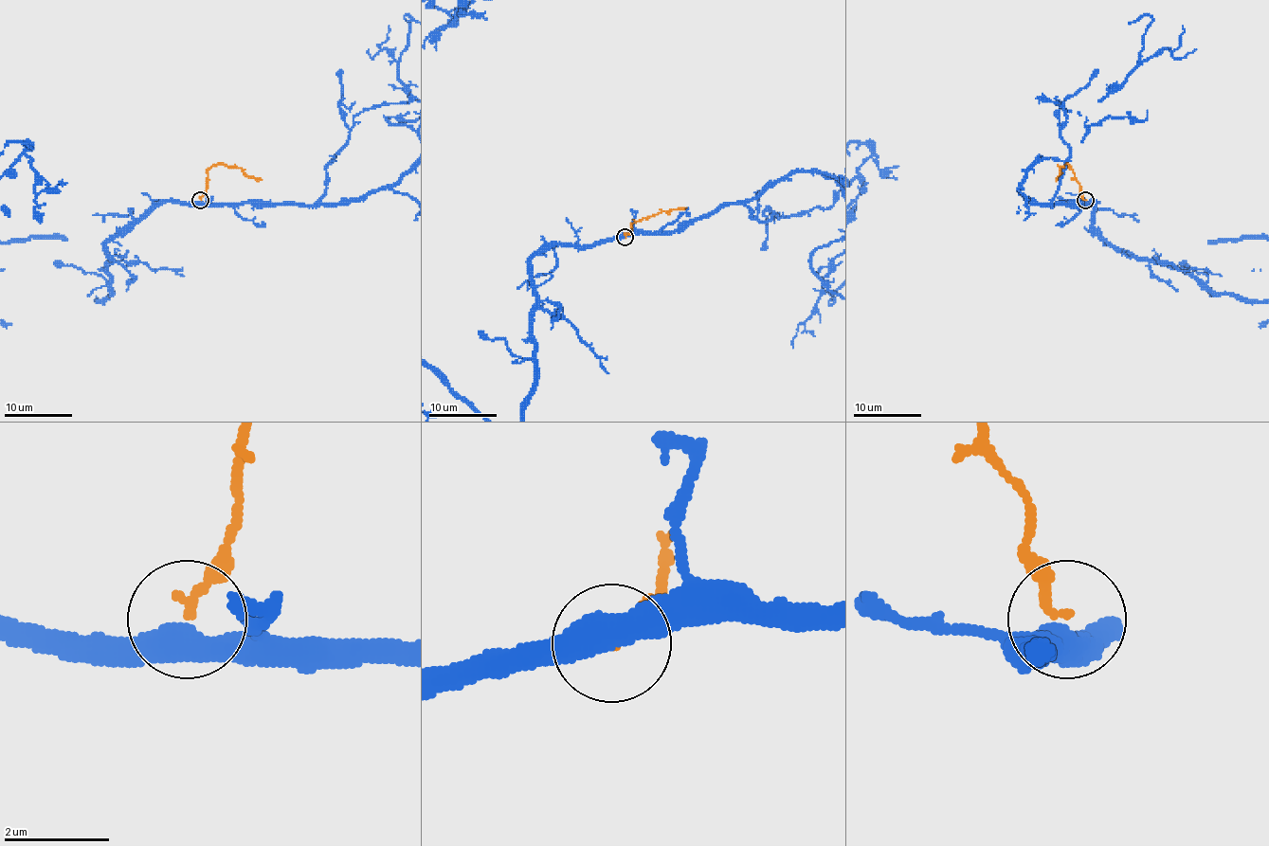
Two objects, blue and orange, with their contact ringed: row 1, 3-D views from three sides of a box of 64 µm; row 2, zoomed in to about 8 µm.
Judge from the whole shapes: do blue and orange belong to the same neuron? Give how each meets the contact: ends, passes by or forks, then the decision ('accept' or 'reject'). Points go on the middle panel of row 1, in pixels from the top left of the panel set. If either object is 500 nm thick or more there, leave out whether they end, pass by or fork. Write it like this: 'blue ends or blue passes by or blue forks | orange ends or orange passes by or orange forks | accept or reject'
accept

